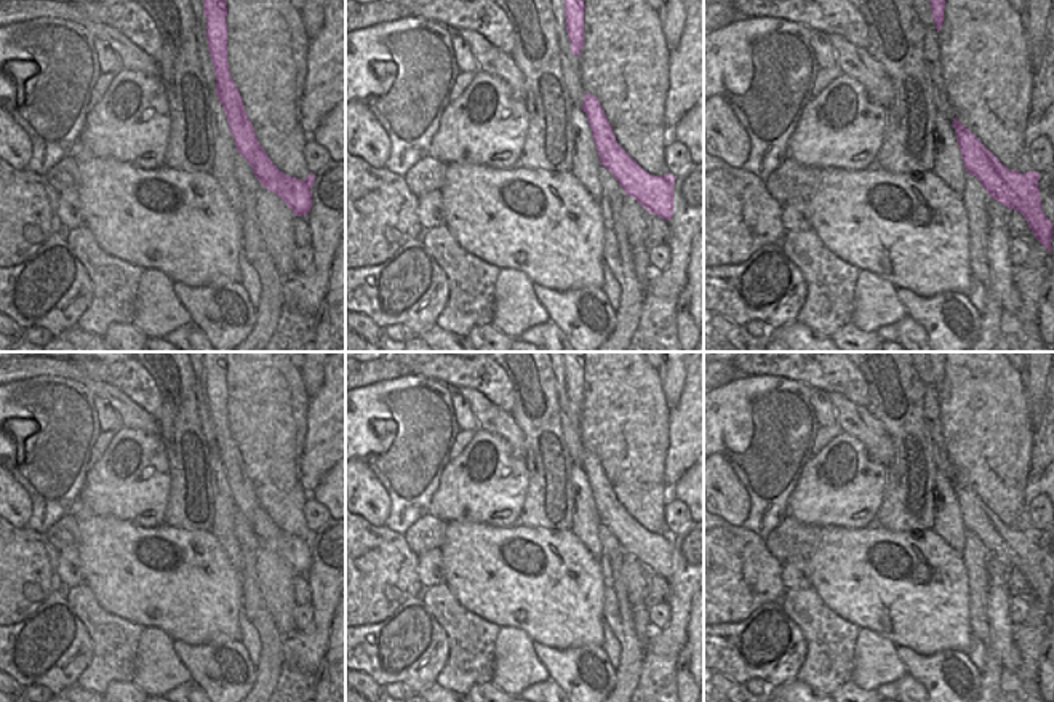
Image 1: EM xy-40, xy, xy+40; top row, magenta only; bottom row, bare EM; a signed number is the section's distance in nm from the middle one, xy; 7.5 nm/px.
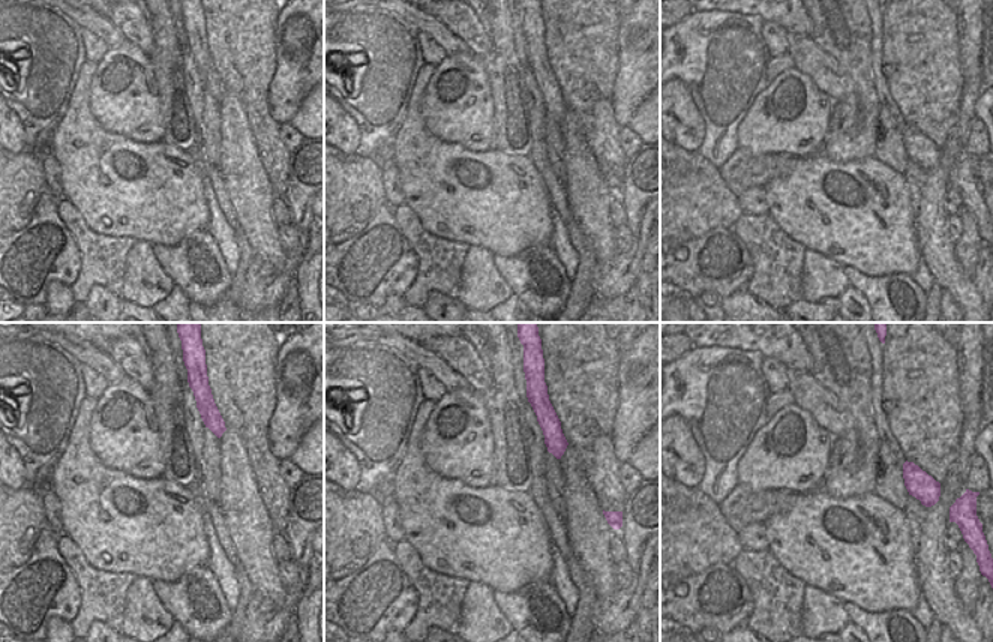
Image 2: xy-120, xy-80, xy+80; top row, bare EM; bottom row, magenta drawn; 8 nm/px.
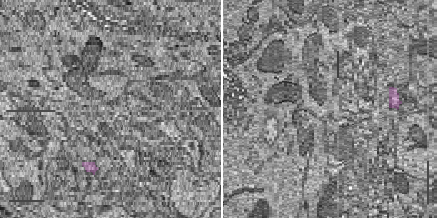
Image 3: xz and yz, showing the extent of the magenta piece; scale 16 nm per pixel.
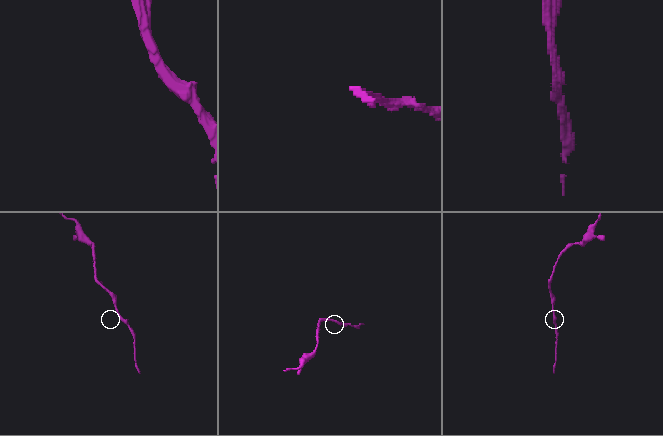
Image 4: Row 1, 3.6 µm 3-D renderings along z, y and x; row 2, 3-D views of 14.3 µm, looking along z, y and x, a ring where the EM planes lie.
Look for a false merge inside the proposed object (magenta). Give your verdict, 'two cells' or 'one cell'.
one cell

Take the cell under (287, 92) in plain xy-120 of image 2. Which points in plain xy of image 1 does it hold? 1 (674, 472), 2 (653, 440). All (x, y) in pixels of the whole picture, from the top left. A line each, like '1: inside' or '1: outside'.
1: inside
2: outside

